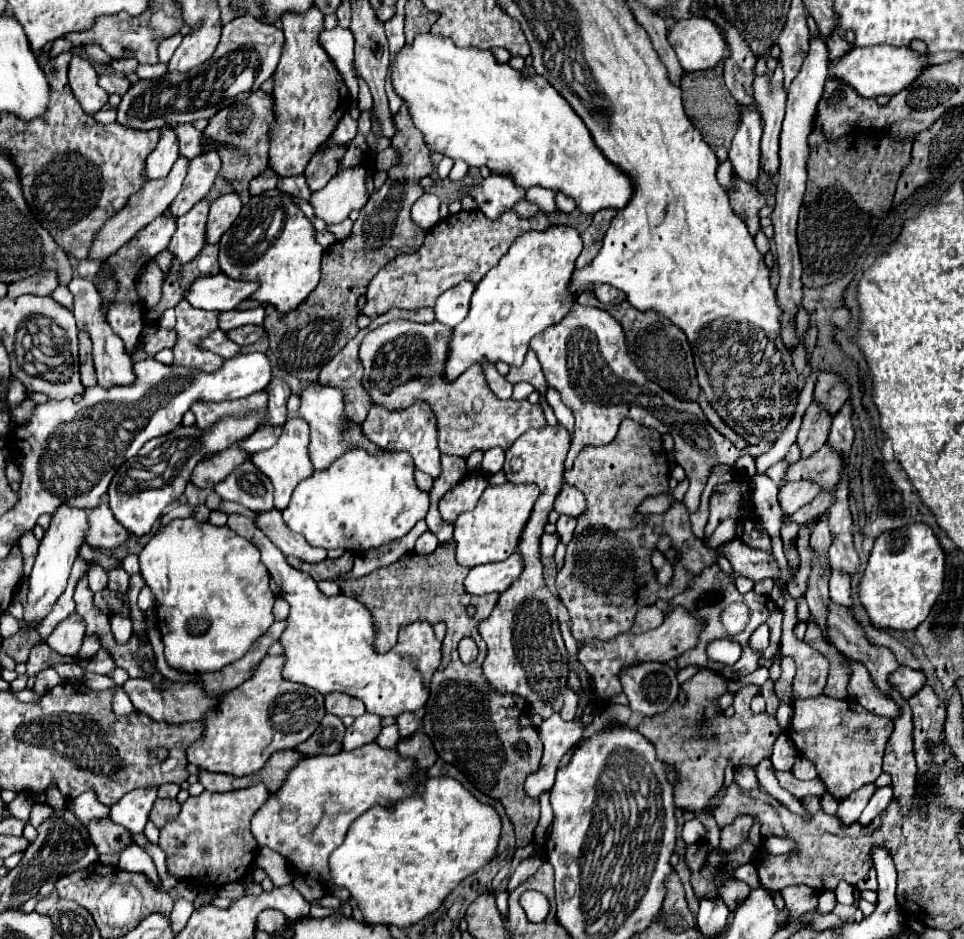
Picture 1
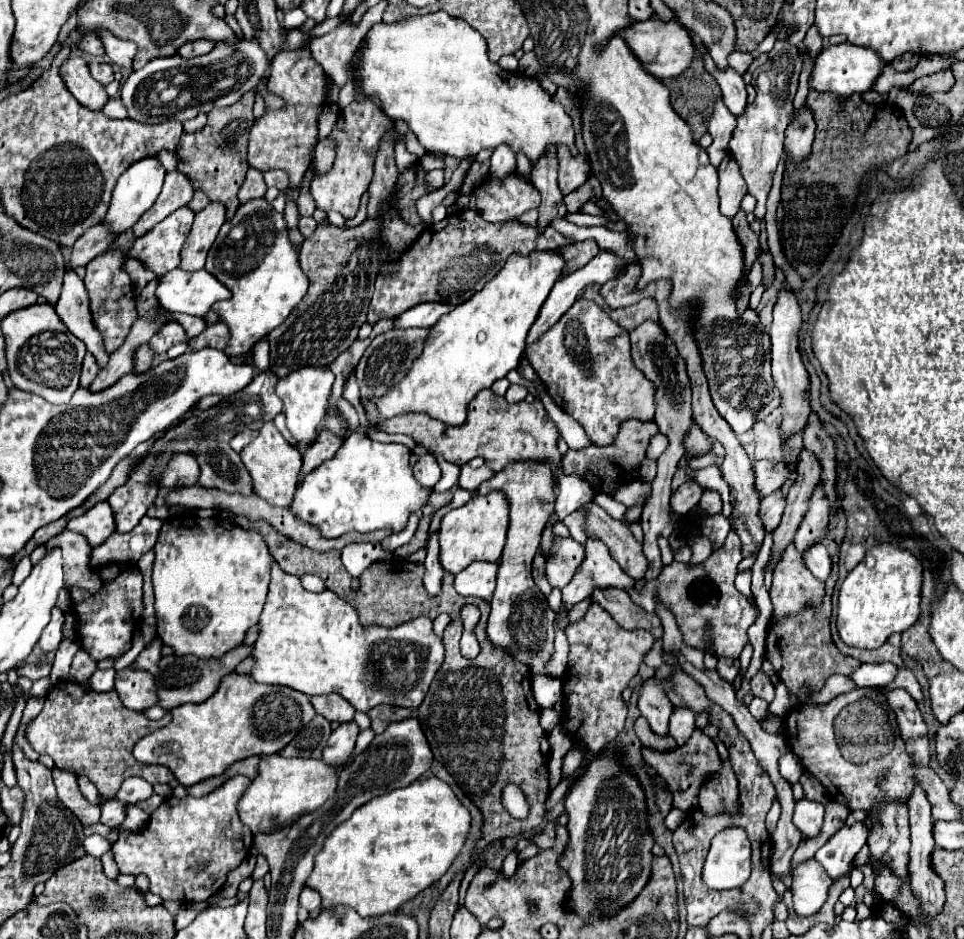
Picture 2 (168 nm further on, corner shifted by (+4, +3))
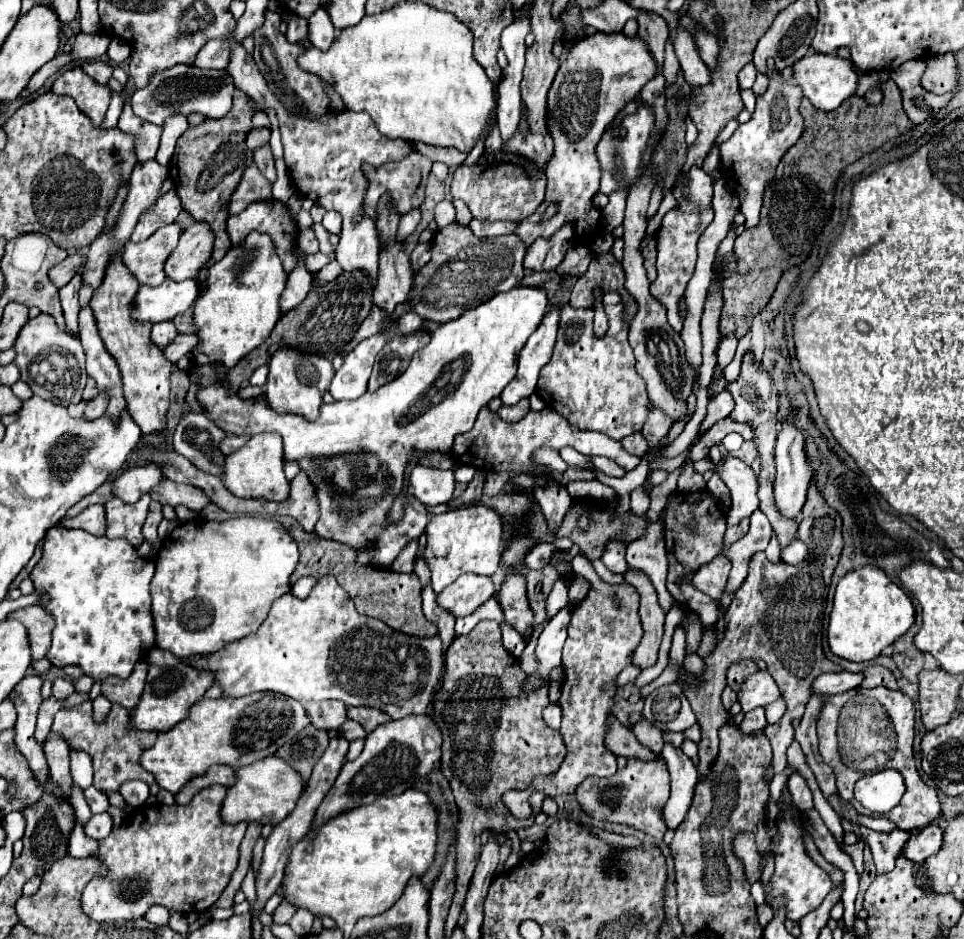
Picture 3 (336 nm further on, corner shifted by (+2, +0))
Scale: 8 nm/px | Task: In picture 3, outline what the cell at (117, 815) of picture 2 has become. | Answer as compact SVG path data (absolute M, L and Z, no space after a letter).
M108 812L104 814L94 814L90 818L90 822L86 824L86 834L90 838L96 838L96 840L102 840L106 838L108 834L112 832L112 816Z

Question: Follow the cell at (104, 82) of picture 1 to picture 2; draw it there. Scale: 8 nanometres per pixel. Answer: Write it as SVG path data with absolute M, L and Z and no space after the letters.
M90 63L90 73L102 85L108 85L108 83L114 81L114 71L106 63Z

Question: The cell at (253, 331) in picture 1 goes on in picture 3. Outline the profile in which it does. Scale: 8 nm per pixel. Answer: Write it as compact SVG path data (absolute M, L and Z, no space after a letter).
M178 334L178 336L172 340L172 344L166 346L164 354L166 354L166 358L174 364L174 362L178 362L182 356L190 354L196 344L200 344L200 338L198 338L196 334L184 334L184 336Z

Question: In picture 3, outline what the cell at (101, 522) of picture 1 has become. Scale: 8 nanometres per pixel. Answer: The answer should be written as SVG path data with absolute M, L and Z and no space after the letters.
M94 504L88 506L84 512L80 512L76 518L64 518L64 528L82 528L94 536L106 536L106 518L104 518L104 506Z

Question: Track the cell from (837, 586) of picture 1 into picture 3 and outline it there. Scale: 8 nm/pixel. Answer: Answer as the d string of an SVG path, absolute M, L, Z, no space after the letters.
M796 540L788 548L782 550L782 560L788 564L800 564L806 558L808 558L808 546L802 540Z

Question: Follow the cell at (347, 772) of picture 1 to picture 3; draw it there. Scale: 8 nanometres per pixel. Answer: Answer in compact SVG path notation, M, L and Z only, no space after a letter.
M264 758L250 766L244 766L236 772L236 784L230 786L228 796L222 806L222 820L228 824L238 822L258 822L260 826L278 826L300 800L300 792L304 792L306 782L300 782L300 774L292 770L282 758Z

